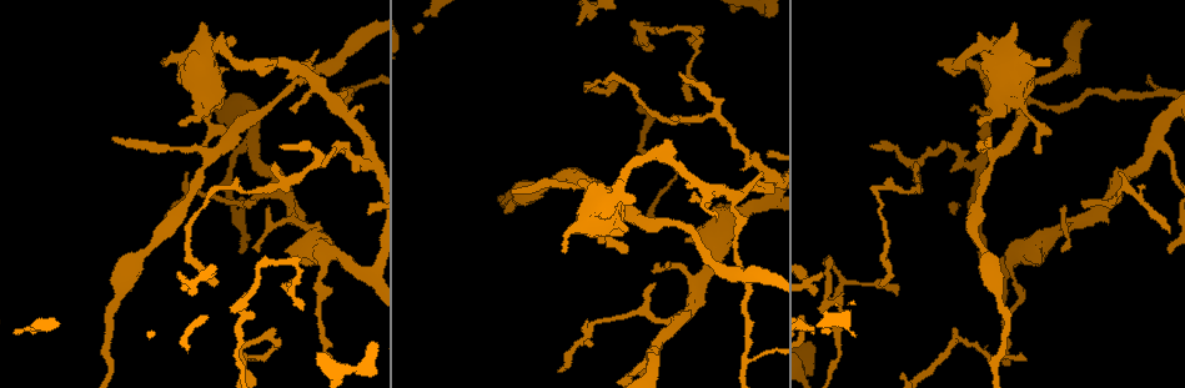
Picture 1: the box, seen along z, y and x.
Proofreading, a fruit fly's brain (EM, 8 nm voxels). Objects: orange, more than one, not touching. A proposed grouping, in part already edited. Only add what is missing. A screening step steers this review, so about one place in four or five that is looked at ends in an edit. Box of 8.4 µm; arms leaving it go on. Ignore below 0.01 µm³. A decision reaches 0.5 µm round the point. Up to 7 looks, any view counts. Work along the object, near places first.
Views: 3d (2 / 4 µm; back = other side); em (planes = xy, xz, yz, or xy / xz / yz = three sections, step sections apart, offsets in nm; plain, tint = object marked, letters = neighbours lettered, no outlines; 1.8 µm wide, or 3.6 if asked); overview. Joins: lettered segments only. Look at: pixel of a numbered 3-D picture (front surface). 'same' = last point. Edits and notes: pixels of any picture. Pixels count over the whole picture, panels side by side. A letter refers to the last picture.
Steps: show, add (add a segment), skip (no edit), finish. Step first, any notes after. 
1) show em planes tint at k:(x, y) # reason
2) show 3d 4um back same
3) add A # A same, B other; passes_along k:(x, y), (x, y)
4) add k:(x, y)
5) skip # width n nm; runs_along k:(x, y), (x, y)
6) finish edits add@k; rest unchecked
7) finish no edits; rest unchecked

show em planes letters at 1:(988, 137) # branch stops here

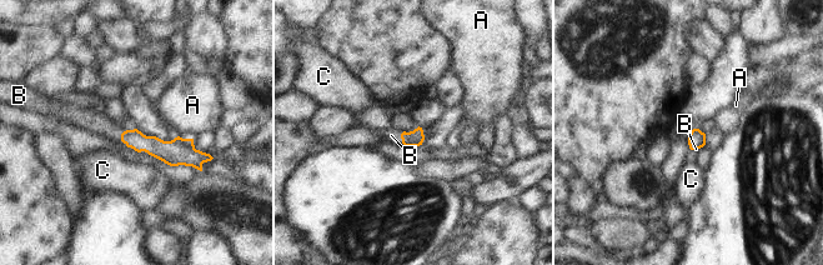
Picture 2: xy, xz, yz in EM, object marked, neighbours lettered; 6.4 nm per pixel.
add B # A other, B same, C other; passes_along 2:(134, 139), (121, 138), (100, 124); it goes on there

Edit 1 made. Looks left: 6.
show 3d 2um at 1:(601, 238) # thin end

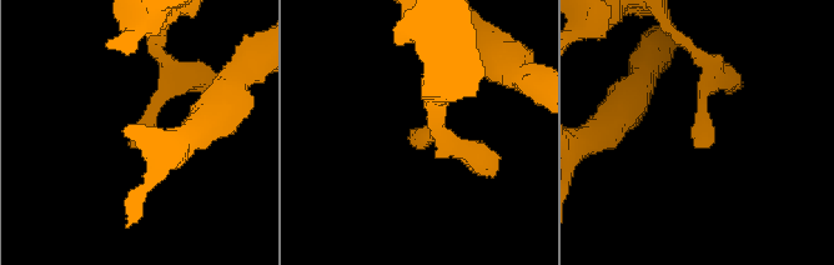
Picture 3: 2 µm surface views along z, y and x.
show em yz step 16 tint at 3:(697, 142) # need the tissue

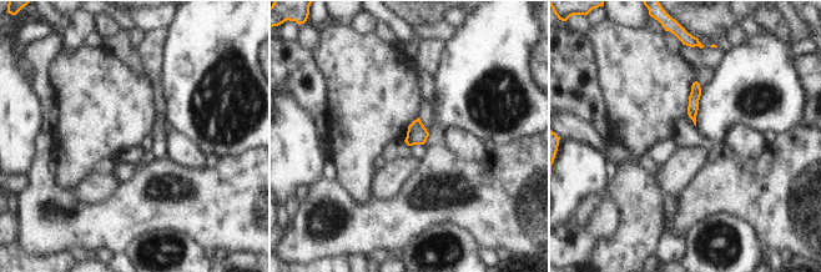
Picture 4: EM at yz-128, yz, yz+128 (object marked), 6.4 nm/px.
show em planes letters same # cut it another way

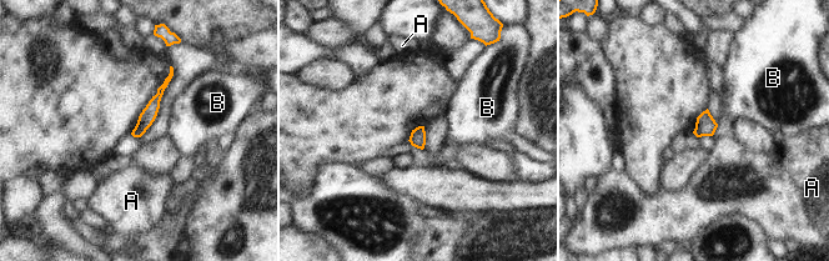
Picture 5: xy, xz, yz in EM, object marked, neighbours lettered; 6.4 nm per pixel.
skip # longest_contact B 80 nm; A other, B other; border 5:(412, 145), (423, 149); none of them fits

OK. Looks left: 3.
show 3d 4um at 1:(1021, 354)

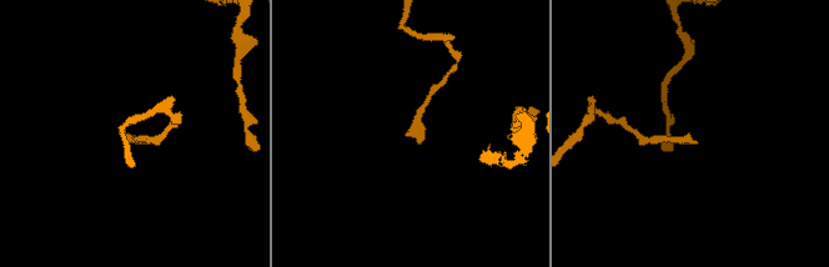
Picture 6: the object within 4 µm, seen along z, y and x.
show em xz step 8 letters at 6:(128, 135)

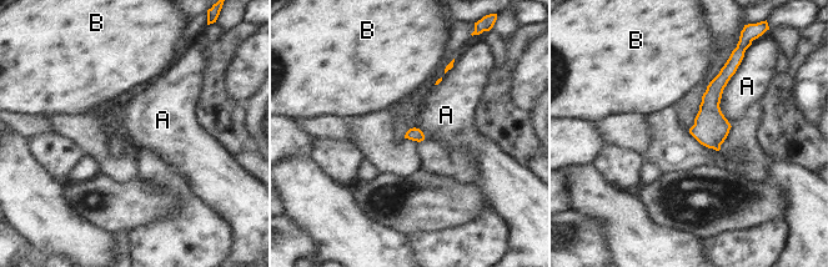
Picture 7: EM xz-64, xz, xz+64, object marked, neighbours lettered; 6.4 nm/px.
show em xy step 8 letters same

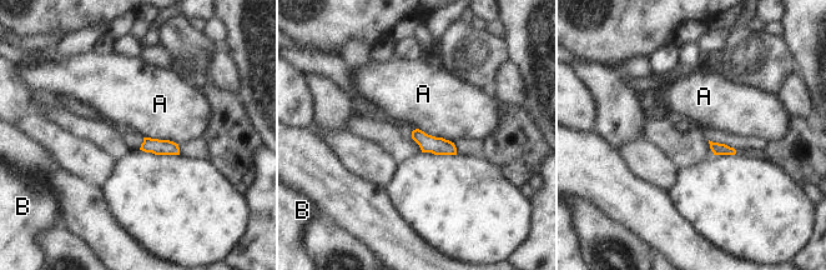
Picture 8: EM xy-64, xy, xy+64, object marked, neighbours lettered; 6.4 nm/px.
skip # width 70 nm; A other, B other; border 8:(417, 128), (453, 143); none of them fits

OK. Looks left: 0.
finish edits add@2; rest unchecked

